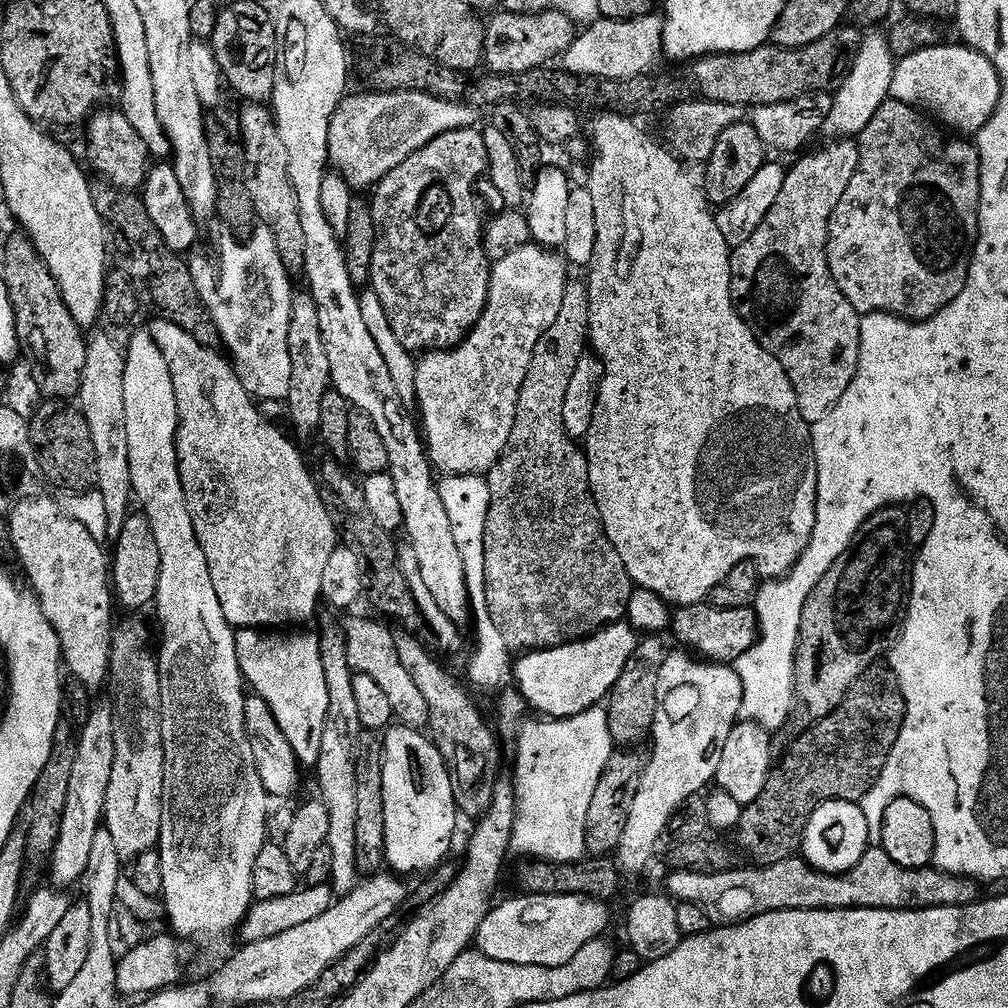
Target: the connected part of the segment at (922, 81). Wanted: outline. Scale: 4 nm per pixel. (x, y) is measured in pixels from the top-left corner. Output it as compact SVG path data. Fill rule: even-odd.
M965 44L930 47L901 57L891 79L891 99L935 116L949 129L972 136L989 121L1000 101L1000 76L993 63Z

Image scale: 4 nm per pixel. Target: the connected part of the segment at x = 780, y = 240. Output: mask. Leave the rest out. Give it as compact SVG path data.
M852 138L833 141L809 156L799 157L801 160L785 175L782 194L778 194L778 202L774 202L770 214L766 214L762 226L758 226L746 242L735 245L732 252L732 295L740 314L750 321L760 344L782 362L798 398L798 410L802 410L809 426L822 422L822 418L834 410L838 398L846 394L850 382L854 382L860 357L861 313L856 312L846 294L838 290L828 265L830 222L860 165L860 146Z

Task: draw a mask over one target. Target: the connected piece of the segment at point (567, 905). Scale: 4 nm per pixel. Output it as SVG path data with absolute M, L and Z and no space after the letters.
M518 894L502 904L497 903L479 926L474 941L477 951L495 961L511 965L562 966L570 962L587 942L603 937L610 922L609 905L605 901L580 895L530 895Z

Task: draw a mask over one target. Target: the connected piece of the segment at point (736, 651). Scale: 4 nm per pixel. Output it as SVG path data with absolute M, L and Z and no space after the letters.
M710 602L685 604L675 609L670 628L672 632L676 631L685 649L699 654L705 661L718 664L731 665L760 639L760 619L756 617L755 607L726 610Z

